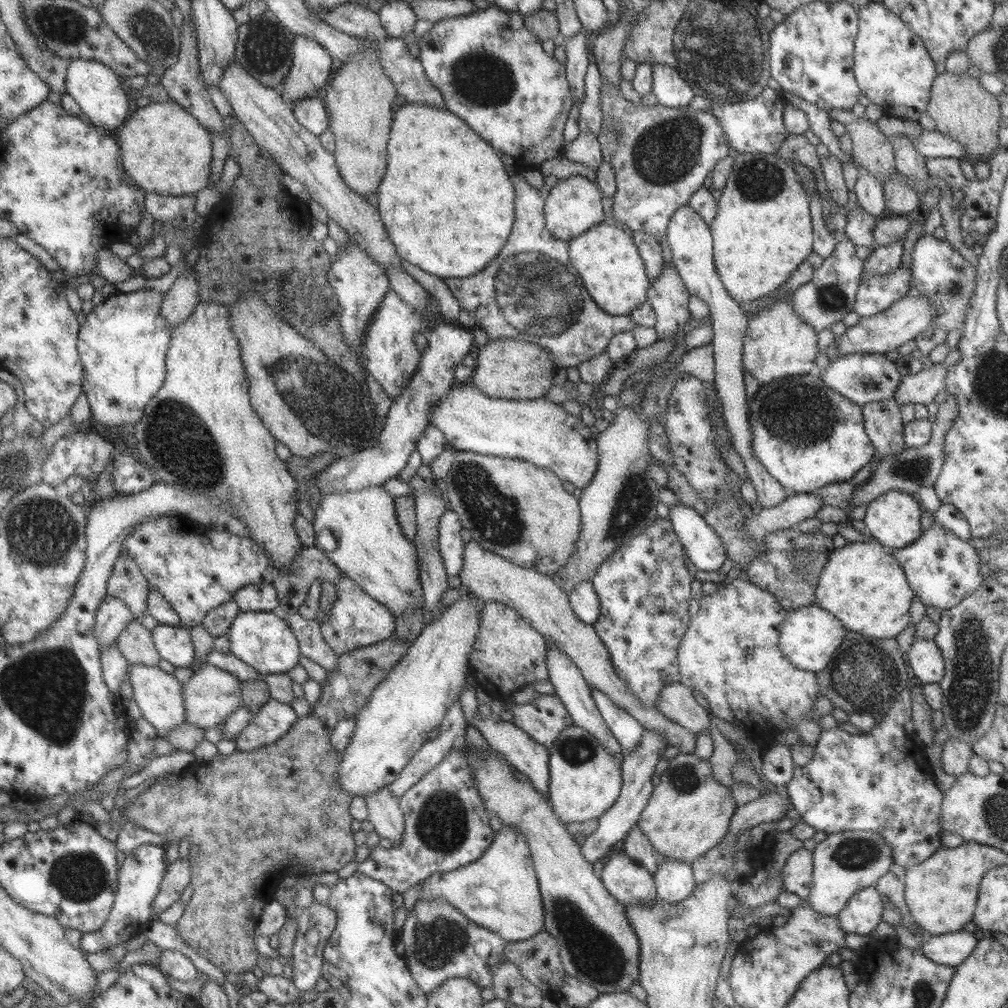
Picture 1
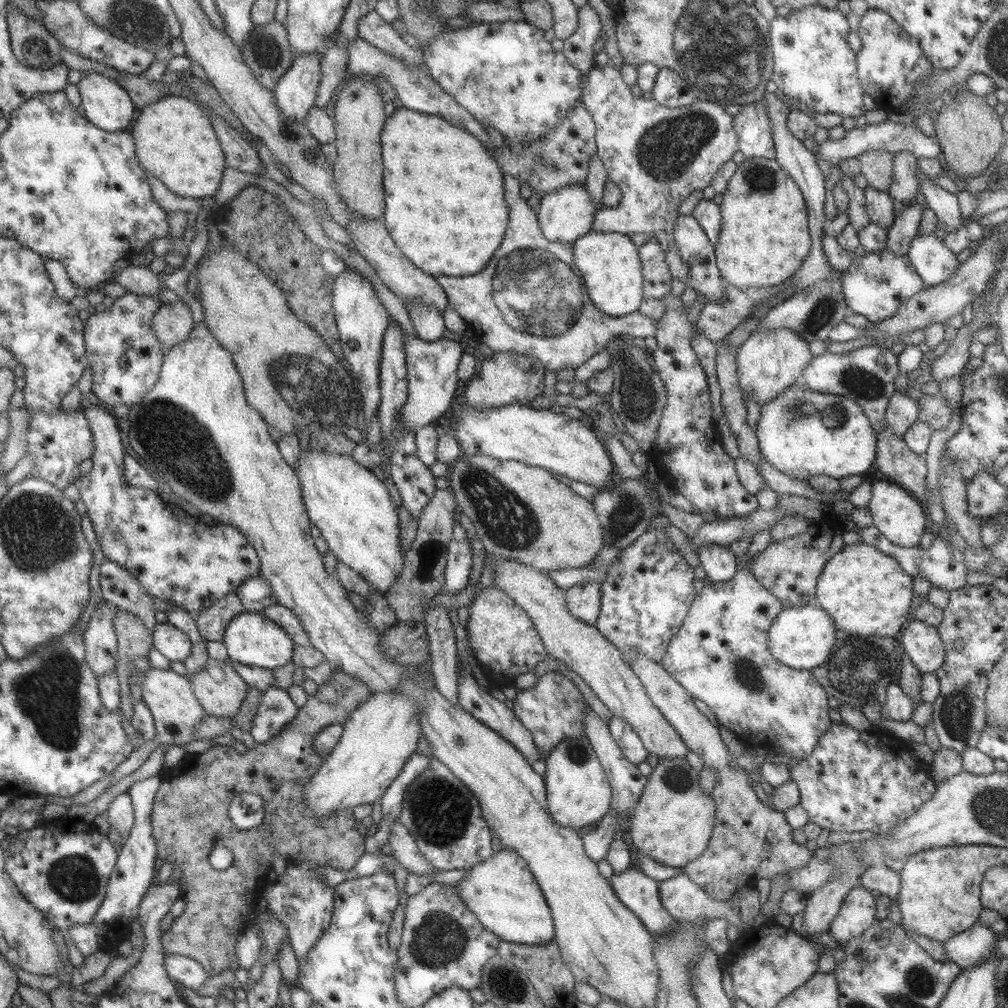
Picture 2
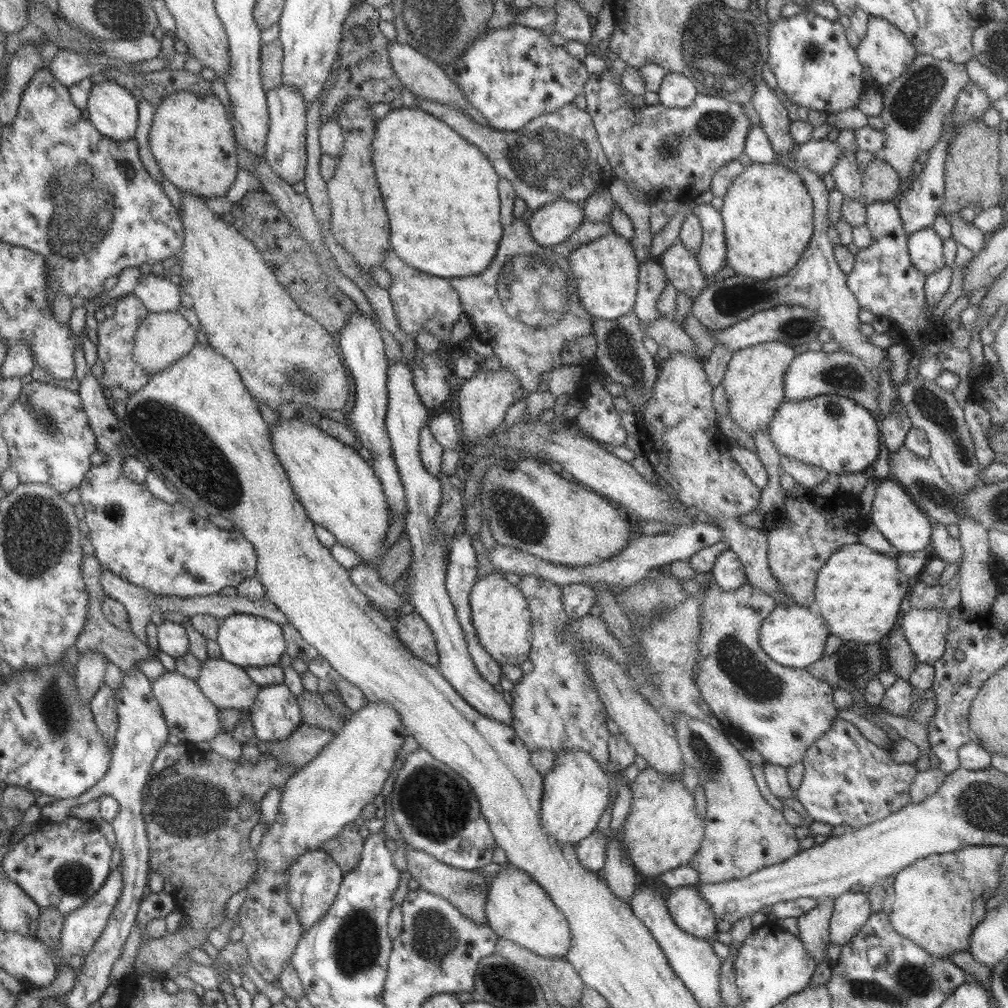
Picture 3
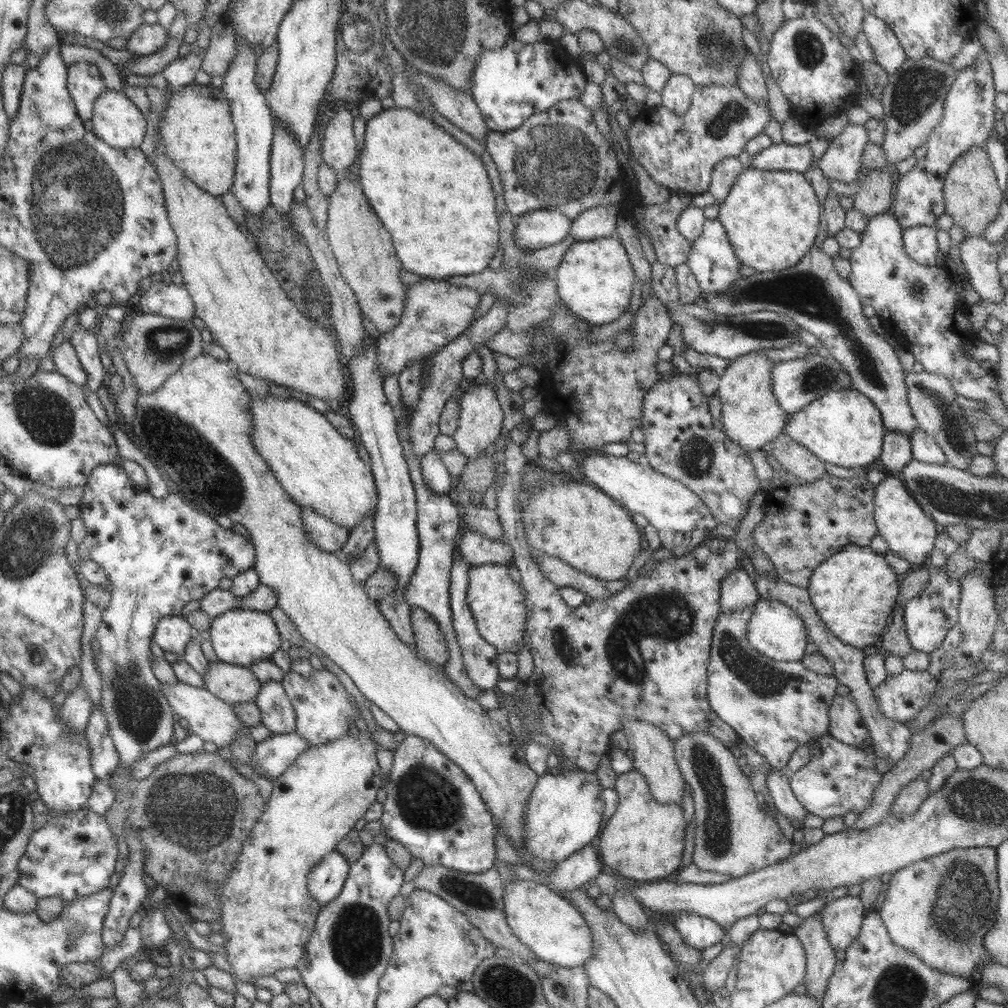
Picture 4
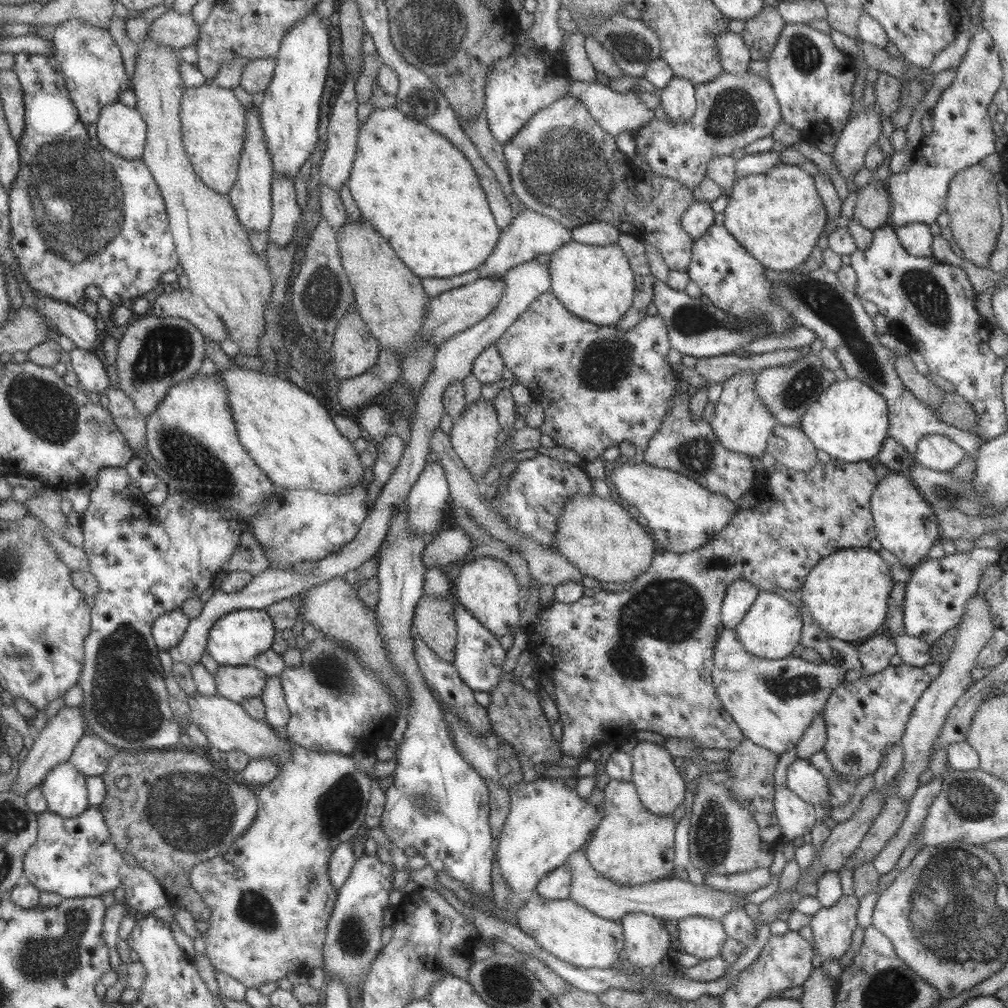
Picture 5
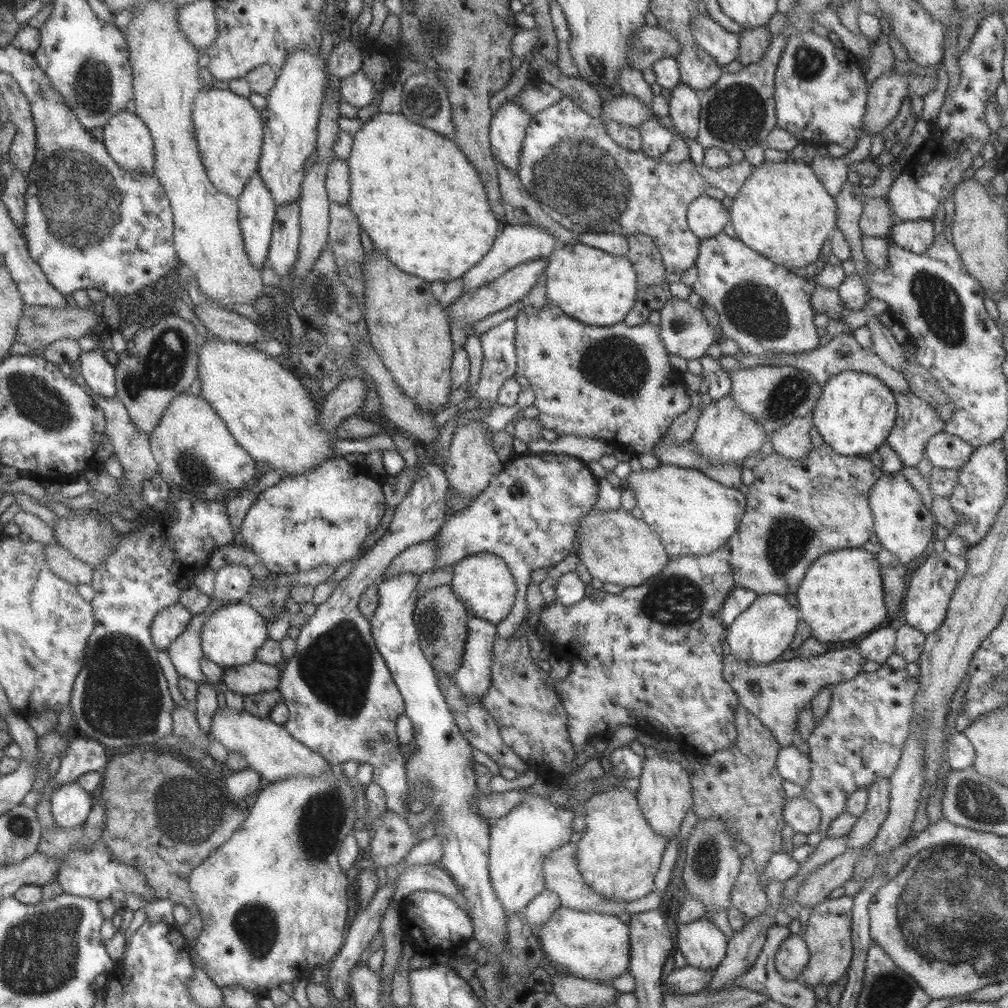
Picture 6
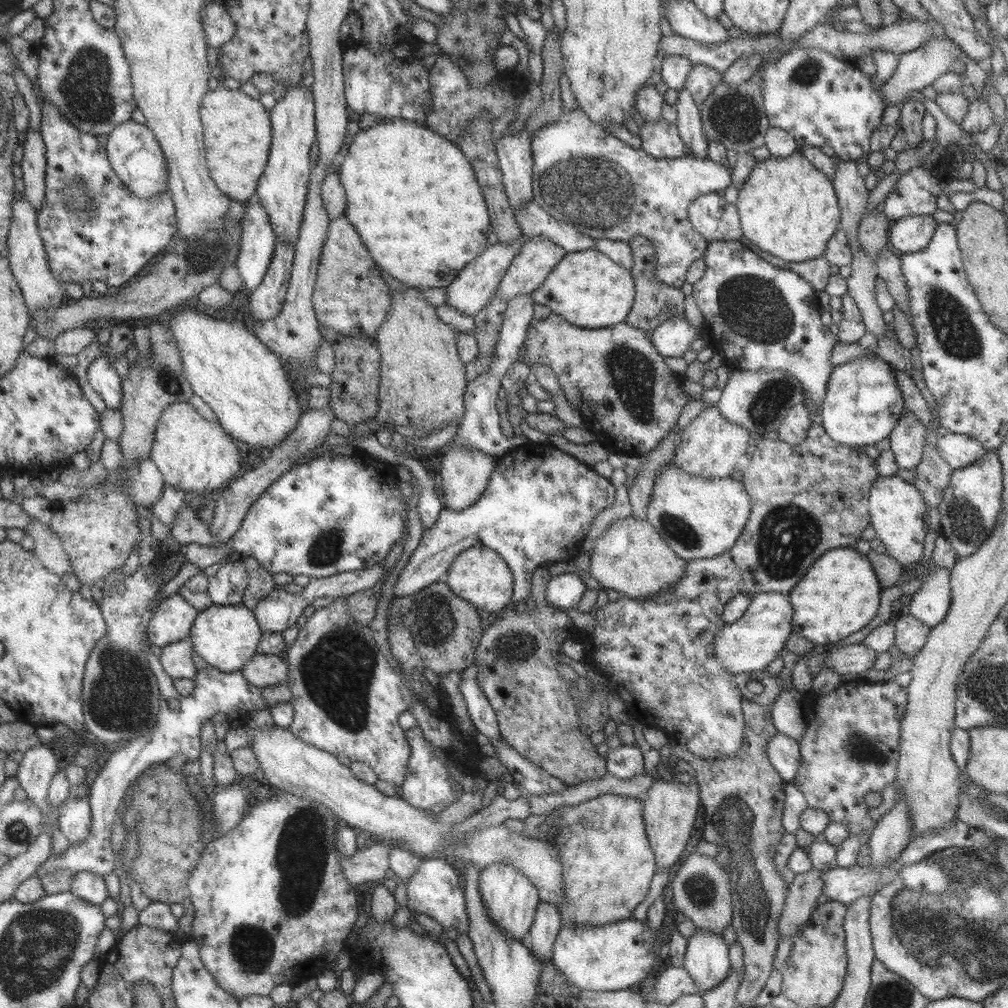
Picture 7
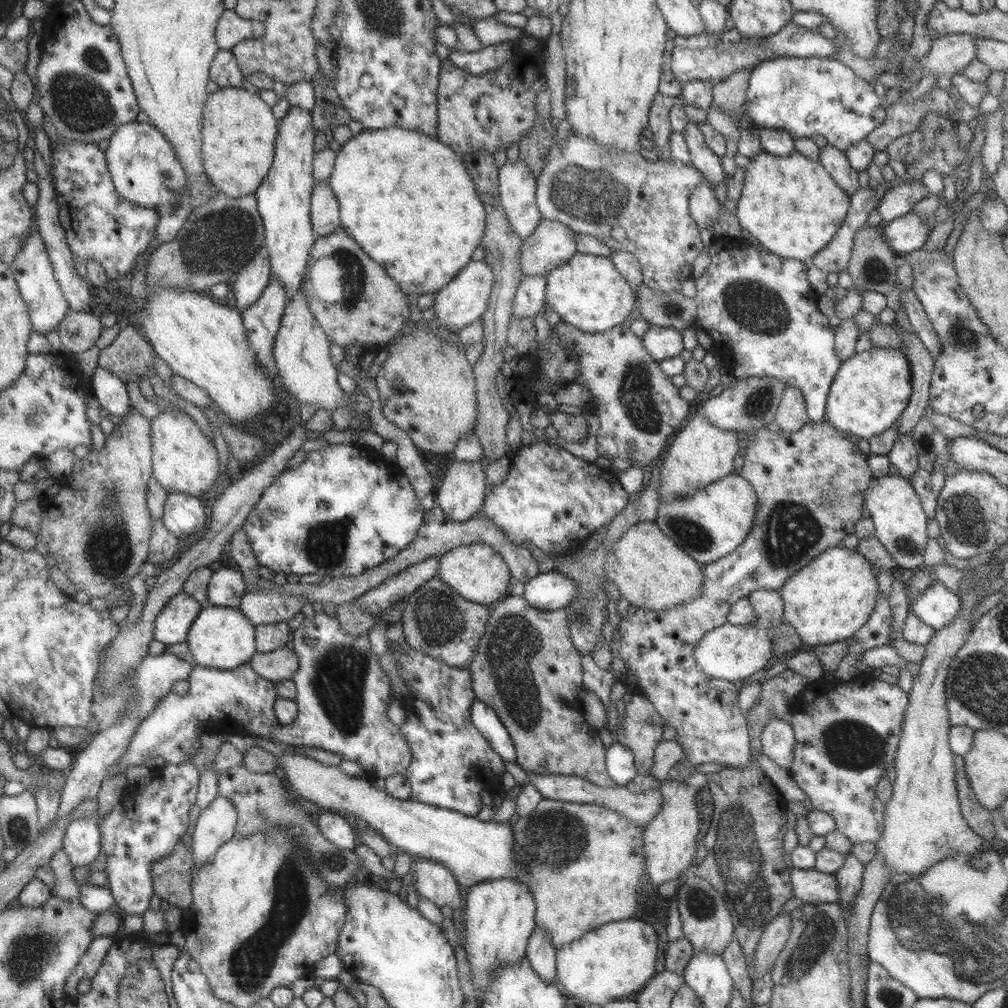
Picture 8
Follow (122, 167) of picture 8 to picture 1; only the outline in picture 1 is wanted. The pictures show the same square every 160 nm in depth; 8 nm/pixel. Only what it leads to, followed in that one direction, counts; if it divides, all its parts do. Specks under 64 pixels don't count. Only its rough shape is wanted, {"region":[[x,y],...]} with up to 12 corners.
{"region":[[68,60],[64,92],[90,123],[116,132],[129,114],[119,75]]}

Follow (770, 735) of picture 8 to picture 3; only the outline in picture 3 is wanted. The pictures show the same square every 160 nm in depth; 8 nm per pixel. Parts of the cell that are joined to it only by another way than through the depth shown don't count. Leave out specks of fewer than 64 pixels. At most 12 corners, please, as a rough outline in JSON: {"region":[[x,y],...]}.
{"region":[[835,718],[807,747],[795,798],[863,828],[909,804],[914,764]]}

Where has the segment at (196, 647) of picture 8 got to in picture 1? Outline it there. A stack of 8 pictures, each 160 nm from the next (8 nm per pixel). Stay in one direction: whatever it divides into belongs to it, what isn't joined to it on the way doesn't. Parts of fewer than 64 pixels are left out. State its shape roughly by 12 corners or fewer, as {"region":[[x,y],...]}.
{"region":[[240,611],[229,652],[260,676],[298,663],[279,612]]}

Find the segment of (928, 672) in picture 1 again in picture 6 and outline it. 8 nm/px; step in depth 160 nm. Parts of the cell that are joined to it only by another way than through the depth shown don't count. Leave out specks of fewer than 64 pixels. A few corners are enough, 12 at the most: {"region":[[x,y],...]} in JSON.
{"region":[[929,551],[905,592],[903,622],[925,635],[945,618],[965,553]]}

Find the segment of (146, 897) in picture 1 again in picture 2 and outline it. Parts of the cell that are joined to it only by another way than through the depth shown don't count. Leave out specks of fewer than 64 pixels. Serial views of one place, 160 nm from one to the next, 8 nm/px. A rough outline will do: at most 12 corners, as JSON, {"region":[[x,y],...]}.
{"region":[[161,779],[127,793],[134,823],[89,925],[65,931],[83,957],[127,939],[157,879],[149,817]]}

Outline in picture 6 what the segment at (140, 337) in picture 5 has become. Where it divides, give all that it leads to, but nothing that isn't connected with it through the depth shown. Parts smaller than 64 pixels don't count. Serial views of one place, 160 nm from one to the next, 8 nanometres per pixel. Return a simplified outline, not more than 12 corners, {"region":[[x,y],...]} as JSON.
{"region":[[176,315],[116,353],[115,397],[151,434],[198,376],[202,337]]}

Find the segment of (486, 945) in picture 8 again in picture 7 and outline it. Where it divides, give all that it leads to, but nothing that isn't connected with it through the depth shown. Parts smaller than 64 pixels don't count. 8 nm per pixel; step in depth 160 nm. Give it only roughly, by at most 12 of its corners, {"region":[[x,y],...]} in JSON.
{"region":[[502,862],[479,872],[489,922],[525,942],[540,901]]}

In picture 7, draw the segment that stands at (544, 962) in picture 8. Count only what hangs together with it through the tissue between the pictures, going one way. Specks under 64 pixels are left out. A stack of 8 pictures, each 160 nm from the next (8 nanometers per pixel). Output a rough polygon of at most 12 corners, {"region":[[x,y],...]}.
{"region":[[540,901],[525,941],[535,959],[551,960],[561,925],[555,905]]}

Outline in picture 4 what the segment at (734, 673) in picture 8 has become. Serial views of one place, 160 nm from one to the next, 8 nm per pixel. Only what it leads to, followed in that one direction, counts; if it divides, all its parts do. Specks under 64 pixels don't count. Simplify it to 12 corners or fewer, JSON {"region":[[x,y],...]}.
{"region":[[759,598],[749,644],[777,662],[803,658],[807,631],[782,602]]}

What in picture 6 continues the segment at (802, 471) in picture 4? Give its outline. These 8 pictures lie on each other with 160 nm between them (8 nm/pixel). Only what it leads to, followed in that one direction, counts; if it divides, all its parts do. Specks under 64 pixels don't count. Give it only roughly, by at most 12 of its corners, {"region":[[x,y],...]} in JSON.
{"region":[[810,415],[791,420],[768,438],[784,459],[811,450]]}

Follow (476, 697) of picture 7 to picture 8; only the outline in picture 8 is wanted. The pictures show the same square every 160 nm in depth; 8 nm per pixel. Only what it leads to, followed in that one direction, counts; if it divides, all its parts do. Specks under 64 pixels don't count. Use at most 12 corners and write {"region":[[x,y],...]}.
{"region":[[474,698],[473,726],[502,759],[514,762],[512,740],[495,711]]}

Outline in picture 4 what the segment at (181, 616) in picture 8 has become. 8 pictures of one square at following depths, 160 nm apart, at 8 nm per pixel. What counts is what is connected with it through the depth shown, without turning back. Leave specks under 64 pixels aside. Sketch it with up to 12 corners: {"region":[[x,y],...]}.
{"region":[[181,615],[157,621],[152,641],[181,656],[192,626]]}

